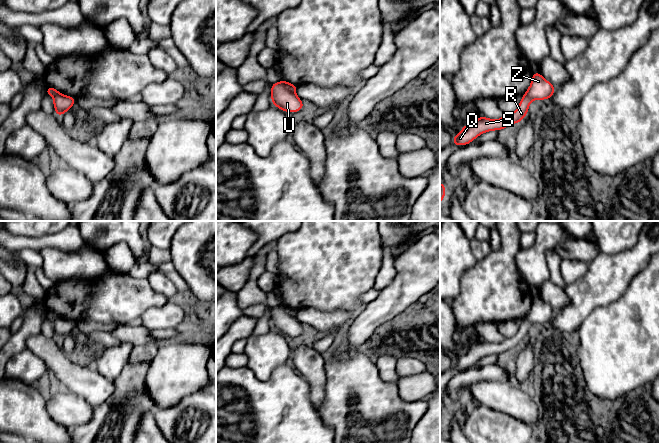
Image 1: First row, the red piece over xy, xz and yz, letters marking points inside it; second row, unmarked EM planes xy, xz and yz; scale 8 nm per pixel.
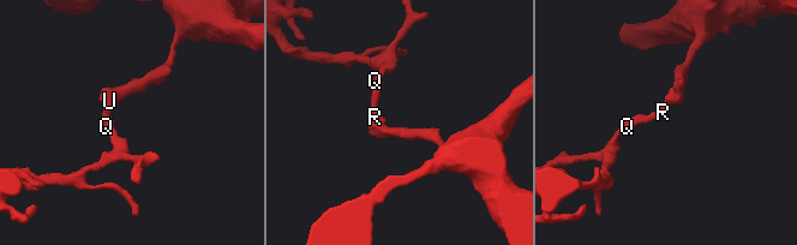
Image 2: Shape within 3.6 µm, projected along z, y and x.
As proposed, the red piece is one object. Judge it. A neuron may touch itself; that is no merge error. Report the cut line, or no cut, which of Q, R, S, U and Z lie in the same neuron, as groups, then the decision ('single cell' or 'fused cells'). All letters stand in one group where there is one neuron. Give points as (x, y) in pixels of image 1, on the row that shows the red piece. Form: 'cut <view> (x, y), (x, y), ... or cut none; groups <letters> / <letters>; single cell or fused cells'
cut xz (279, 82), (294, 93); groups Q R S / U Z; fused cells

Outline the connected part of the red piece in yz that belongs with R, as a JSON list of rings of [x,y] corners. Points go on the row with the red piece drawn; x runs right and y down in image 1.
[[[523,95],[518,108],[511,114],[505,114],[501,119],[489,119],[484,116],[477,118],[471,123],[465,125],[462,130],[454,136],[453,145],[467,145],[482,133],[496,130],[500,131],[511,124],[521,122],[528,114],[531,99],[527,95]]]

